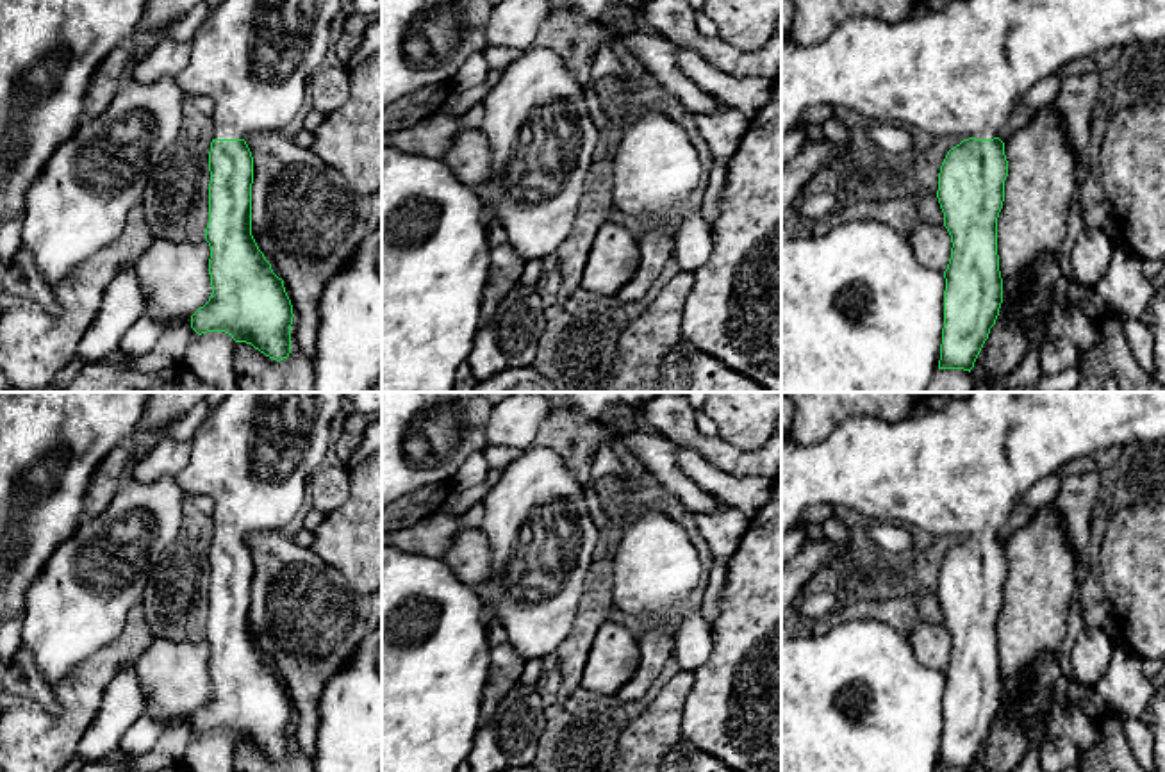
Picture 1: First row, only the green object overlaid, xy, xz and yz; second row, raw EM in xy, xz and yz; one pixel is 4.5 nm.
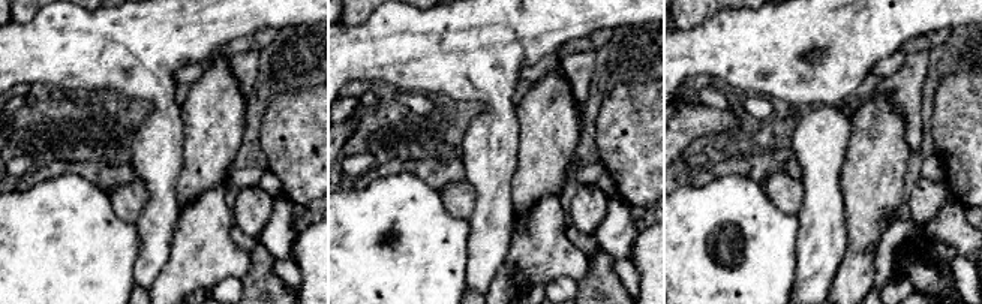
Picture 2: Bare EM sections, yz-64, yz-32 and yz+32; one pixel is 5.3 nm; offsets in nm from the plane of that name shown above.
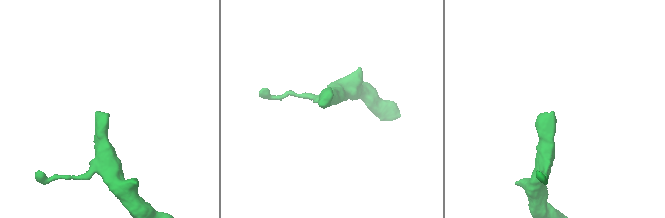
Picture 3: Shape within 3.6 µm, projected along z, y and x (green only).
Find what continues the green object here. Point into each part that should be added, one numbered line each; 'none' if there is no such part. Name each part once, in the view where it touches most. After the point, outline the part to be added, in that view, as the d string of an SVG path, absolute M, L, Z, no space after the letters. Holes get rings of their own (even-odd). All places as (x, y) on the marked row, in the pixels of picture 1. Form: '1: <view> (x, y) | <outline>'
1: yz (960, 72) | M951 0L940 11L924 14L910 14L897 23L887 23L874 18L849 18L842 21L833 34L812 46L796 41L781 43L781 139L799 125L799 119L810 107L831 105L846 107L874 123L892 123L905 128L919 128L933 137L999 137L1001 127L1006 123L1019 100L1042 78L1058 75L1070 61L1090 57L1099 50L1111 46L1126 46L1133 43L1165 41L1165 0Z

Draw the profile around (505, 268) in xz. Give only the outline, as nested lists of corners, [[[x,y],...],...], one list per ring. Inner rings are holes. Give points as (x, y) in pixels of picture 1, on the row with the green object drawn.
[[[498,223],[487,228],[487,241],[491,246],[491,266],[480,307],[482,324],[489,323],[498,303],[519,283],[525,267],[525,260],[516,253]]]

